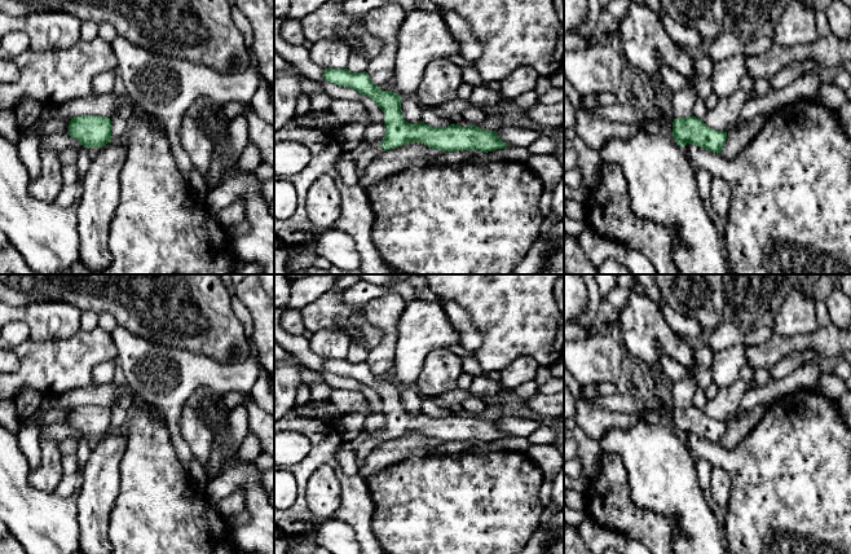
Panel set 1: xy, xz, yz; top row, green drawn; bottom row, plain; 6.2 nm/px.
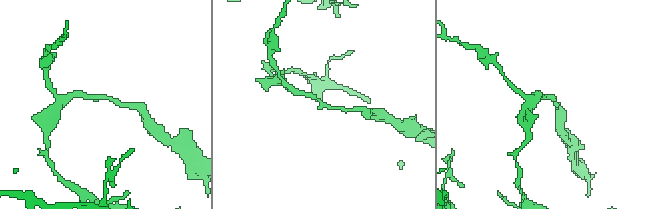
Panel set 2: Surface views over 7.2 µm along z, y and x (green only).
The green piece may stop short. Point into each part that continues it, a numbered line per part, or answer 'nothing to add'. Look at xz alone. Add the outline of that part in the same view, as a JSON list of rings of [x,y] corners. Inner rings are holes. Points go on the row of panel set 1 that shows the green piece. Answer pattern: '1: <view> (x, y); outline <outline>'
1: xz (373, 150); outline [[[367,145],[366,151],[356,161],[356,170],[357,176],[361,177],[365,168],[374,161],[375,157],[378,157],[380,153],[383,153],[383,148],[380,145]]]

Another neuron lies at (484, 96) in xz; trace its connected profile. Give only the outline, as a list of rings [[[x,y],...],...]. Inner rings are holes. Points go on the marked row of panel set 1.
[[[482,83],[472,88],[468,101],[473,107],[490,109],[499,105],[503,98],[497,84]]]

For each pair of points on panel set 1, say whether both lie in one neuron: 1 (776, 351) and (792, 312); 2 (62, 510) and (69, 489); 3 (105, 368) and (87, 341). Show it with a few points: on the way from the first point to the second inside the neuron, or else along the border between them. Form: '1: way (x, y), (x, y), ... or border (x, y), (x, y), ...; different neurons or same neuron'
1: border (812, 332), (805, 335), (775, 334); different neurons
2: border (79, 489), (66, 497), (54, 493); different neurons
3: border (115, 359), (102, 361), (93, 369), (93, 383); different neurons

